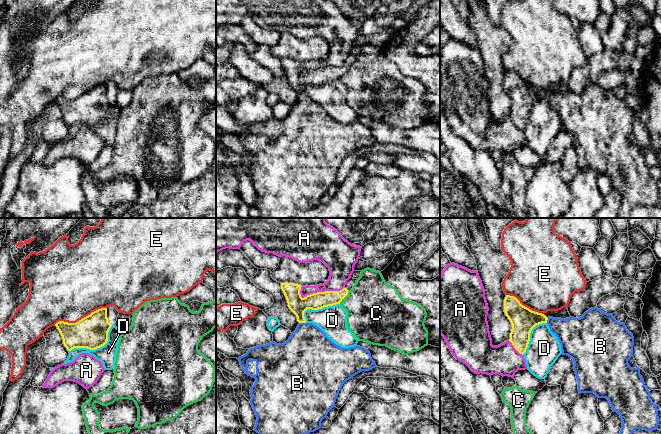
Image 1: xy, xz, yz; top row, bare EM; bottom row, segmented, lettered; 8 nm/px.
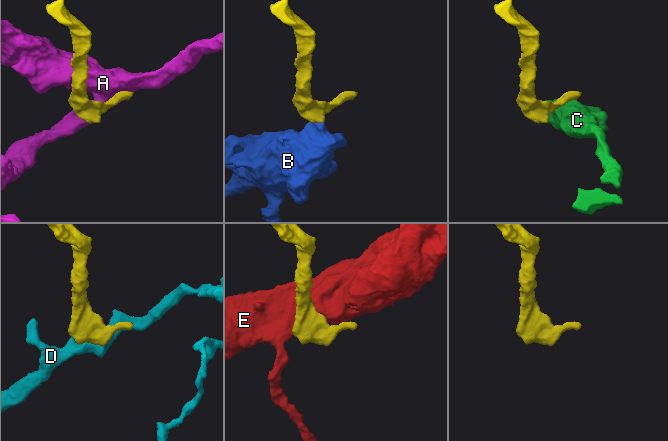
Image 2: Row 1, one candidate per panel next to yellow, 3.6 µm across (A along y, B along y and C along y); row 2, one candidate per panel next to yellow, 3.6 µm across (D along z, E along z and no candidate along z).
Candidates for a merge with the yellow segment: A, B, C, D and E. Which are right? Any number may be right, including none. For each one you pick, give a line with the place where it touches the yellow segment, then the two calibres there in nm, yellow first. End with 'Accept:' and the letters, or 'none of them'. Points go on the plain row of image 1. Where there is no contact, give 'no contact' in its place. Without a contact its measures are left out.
B: contact xz (302, 98); calibres 140 and 400 nm
Accept: B

